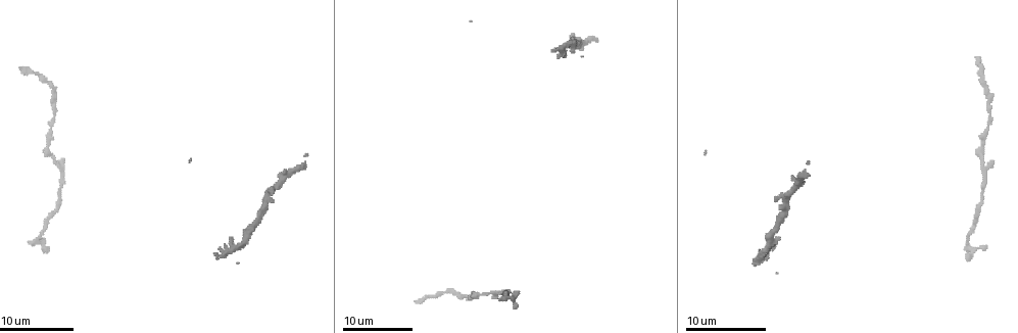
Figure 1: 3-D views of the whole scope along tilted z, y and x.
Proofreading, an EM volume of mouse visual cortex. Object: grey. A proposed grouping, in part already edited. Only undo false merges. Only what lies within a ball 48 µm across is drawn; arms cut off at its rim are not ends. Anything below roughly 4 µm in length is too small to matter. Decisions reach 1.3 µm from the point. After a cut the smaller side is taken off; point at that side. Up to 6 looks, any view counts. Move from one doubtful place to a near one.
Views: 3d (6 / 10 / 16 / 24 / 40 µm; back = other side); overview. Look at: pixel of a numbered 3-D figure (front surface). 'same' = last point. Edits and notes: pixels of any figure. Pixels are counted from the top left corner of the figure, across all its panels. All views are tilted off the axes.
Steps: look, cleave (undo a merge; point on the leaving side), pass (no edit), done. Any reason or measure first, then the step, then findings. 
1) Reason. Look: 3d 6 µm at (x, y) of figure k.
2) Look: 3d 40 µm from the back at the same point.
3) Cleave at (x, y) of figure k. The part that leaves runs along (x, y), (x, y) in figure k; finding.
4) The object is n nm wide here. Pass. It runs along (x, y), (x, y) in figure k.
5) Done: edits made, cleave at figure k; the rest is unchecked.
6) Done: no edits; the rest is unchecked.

Sudden change in width. Look: 3d 10 µm at (59, 199) of figure 1.

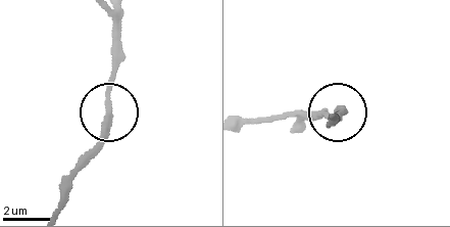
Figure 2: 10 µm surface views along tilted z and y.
Look: 3d 10 µm from the back at (109, 117) of figure 2.

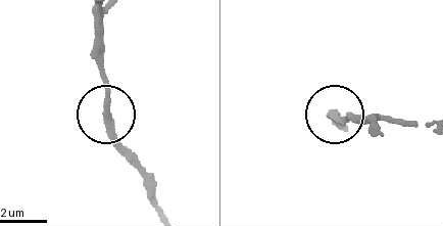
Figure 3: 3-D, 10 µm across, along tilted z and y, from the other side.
Pass. Continuous, no second cell.

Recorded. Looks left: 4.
Calibre changes. Look: 3d 10 µm at (492, 292) of figure 1.

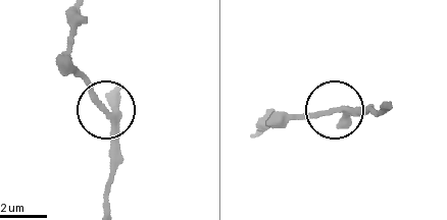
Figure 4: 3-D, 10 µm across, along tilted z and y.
3 arms meet here. Pass. One cell here.

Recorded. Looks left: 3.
Calibre changes. Look: 3d 6 µm at (55, 109) of figure 1.

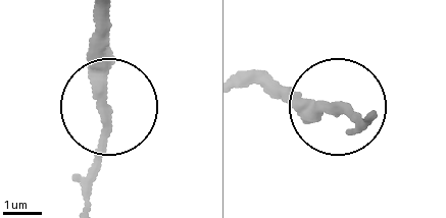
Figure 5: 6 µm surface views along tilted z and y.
Look: 3d 6 µm from the back at (105, 114) of figure 5.

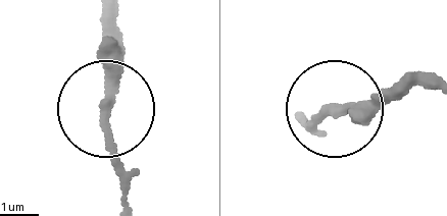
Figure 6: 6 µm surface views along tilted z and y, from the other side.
Pass. It runs along (131, 206), (104, 99), (112, 11) in figure 6; all the same cell.

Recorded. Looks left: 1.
Done: no edits; the rest is unchecked.

